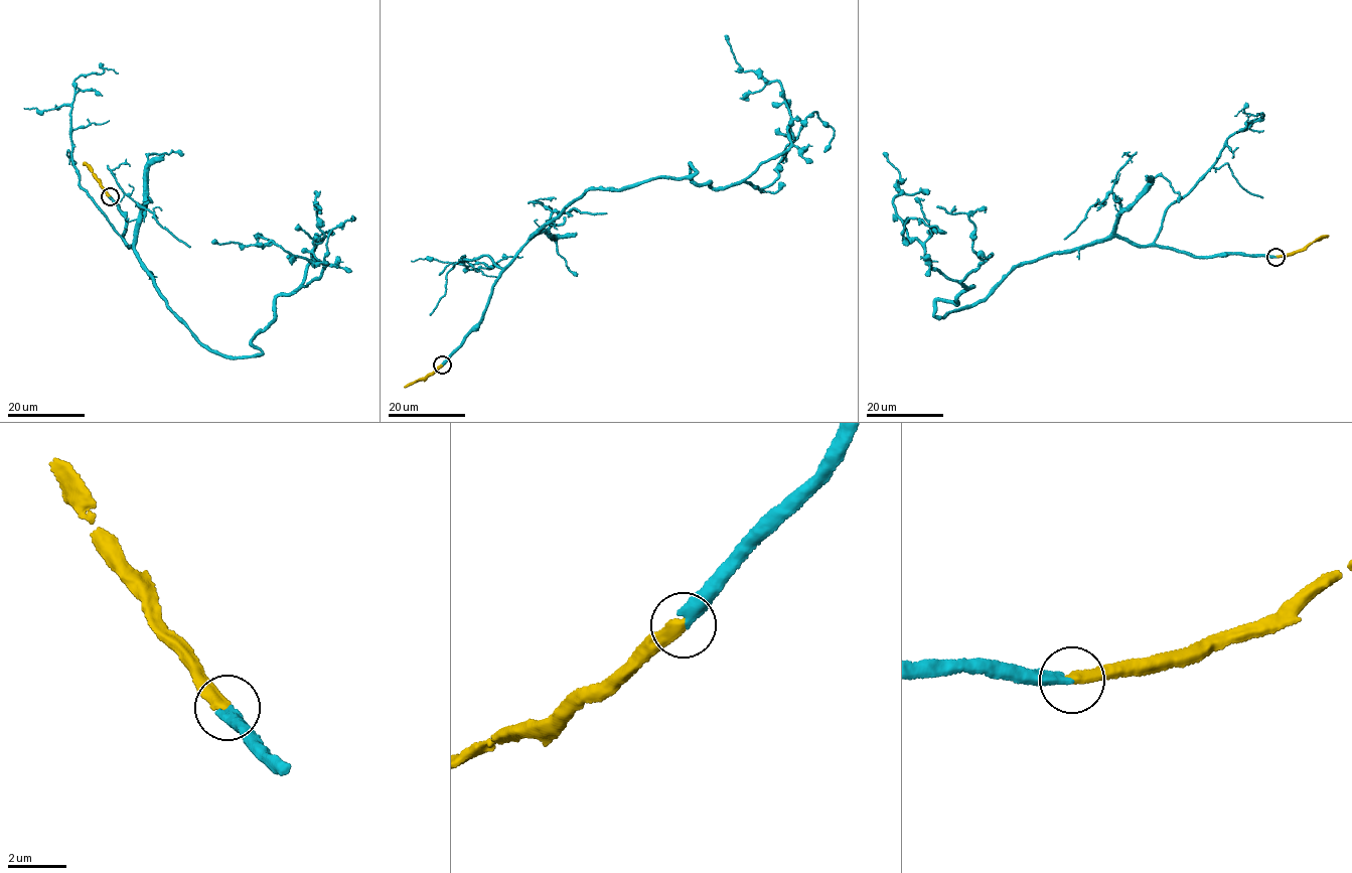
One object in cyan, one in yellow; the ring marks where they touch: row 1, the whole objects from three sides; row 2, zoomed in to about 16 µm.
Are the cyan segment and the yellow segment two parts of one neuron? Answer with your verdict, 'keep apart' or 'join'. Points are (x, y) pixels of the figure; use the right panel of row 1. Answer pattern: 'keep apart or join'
join

